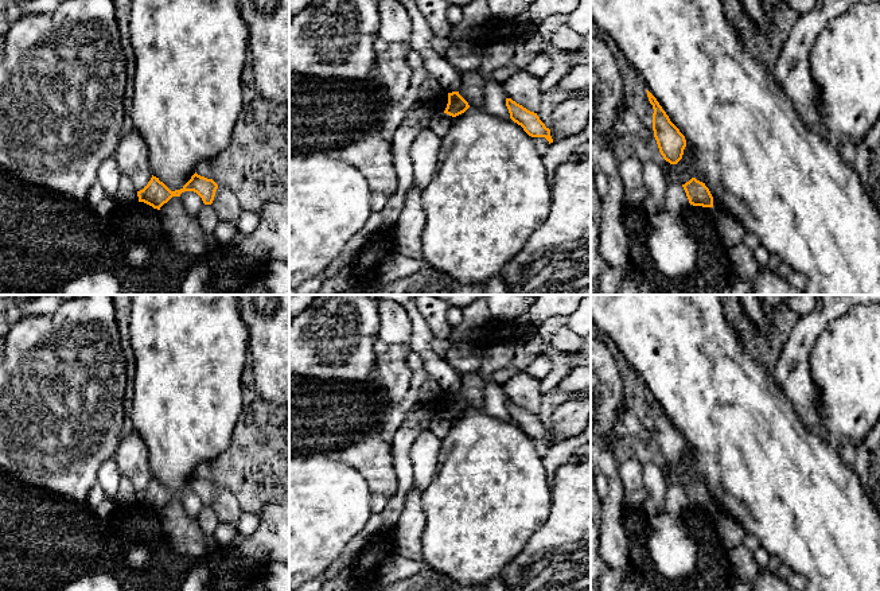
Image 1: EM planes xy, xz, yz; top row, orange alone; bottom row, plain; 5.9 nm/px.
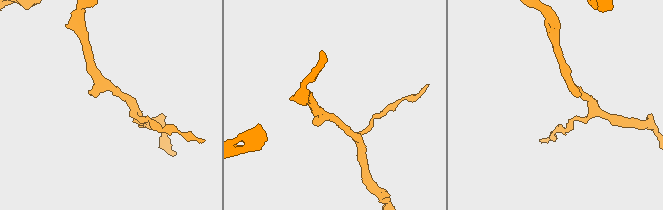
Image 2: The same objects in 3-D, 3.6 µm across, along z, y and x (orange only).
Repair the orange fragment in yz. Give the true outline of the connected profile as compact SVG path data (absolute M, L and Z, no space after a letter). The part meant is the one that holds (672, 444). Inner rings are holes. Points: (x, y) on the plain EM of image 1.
M649 392L646 393L654 411L653 432L659 454L666 463L670 466L677 466L682 460L684 451L686 448L685 438L670 423L657 400Z

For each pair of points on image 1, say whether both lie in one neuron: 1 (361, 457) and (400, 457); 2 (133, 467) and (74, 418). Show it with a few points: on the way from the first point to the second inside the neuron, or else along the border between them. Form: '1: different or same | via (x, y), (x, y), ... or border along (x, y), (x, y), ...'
1: different | border along (390, 444), (397, 488)
2: different | border along (123, 436), (113, 457)

